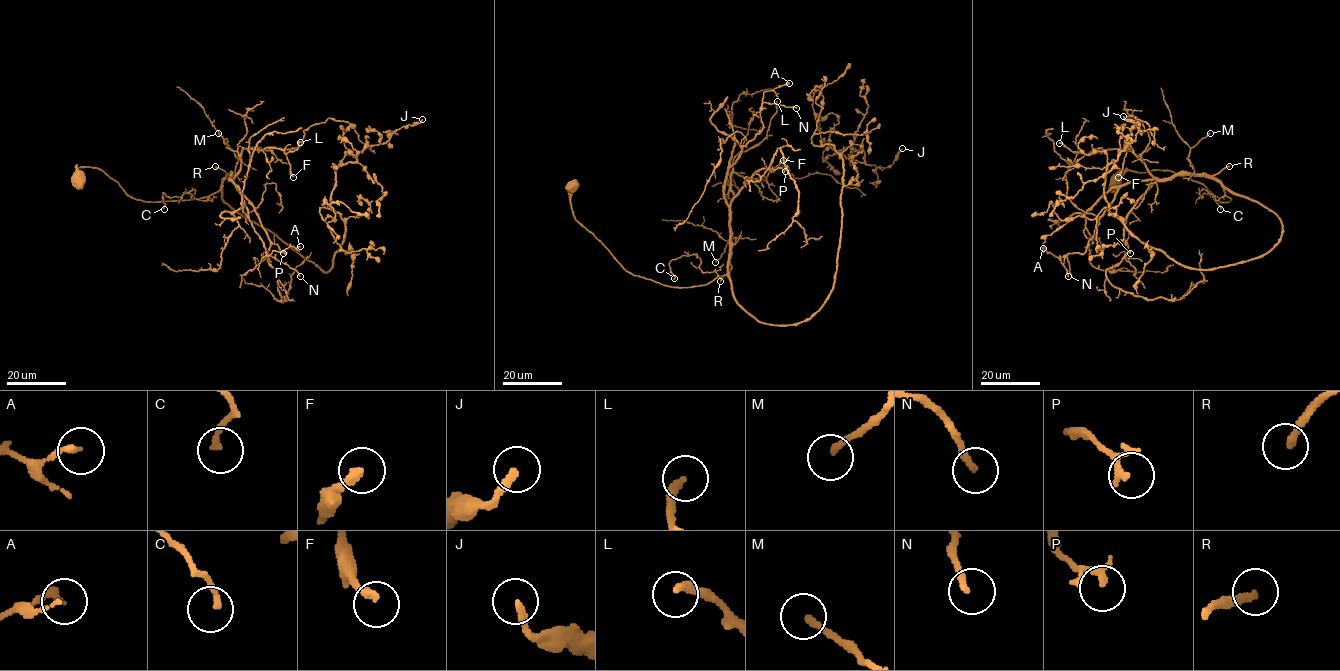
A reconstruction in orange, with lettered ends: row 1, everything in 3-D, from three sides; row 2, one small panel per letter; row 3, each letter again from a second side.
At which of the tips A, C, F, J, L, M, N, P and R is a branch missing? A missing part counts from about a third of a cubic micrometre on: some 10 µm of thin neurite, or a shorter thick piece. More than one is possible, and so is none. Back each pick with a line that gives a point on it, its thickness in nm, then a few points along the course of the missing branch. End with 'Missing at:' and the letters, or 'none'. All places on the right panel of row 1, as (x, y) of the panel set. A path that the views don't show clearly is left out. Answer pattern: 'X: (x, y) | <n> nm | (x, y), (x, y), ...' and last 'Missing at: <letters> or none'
F: (1118, 177) | 260 nm | (1118, 177), (1094, 191), (1074, 223), (1072, 246), (1065, 252)
L: (1059, 143) | 280 nm
Missing at: F, L

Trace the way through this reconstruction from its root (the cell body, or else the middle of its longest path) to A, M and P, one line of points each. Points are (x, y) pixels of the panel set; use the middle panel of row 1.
A: (572, 186), (573, 215), (625, 269), (706, 285), (728, 271), (726, 172), (761, 131), (763, 93), (789, 83)
M: (572, 186), (573, 215), (633, 274), (674, 287), (706, 285), (727, 273), (736, 238), (715, 262)
P: (572, 186), (573, 215), (625, 269), (663, 285), (693, 287), (727, 273), (733, 197), (760, 170), (785, 171)

